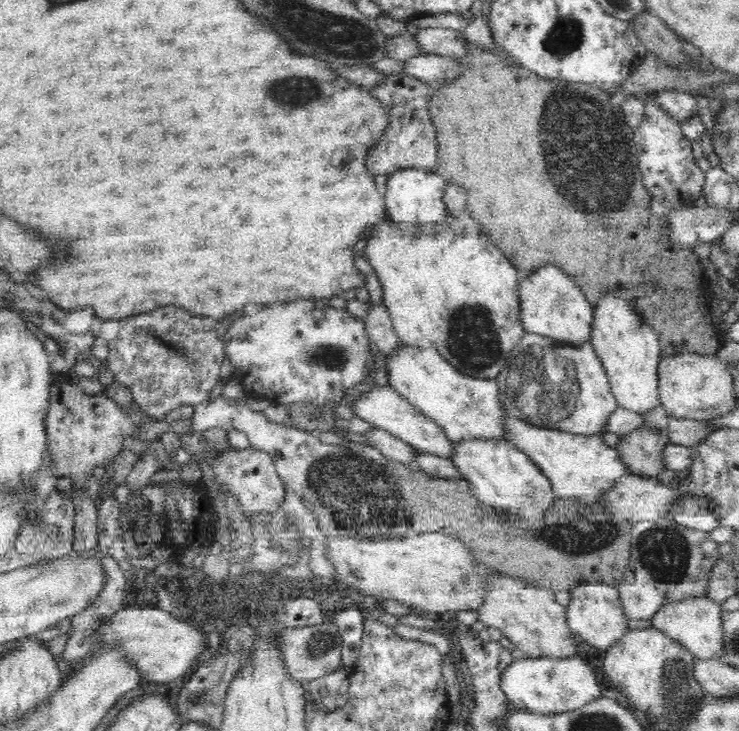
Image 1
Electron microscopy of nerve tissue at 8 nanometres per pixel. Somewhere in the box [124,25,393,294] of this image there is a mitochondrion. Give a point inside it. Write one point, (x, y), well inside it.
(283, 91)

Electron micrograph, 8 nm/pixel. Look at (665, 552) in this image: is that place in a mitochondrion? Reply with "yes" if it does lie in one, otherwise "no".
yes

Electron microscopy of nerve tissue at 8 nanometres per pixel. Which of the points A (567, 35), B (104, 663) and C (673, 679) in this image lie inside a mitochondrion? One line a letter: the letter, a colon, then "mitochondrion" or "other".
A: mitochondrion
B: other
C: mitochondrion

